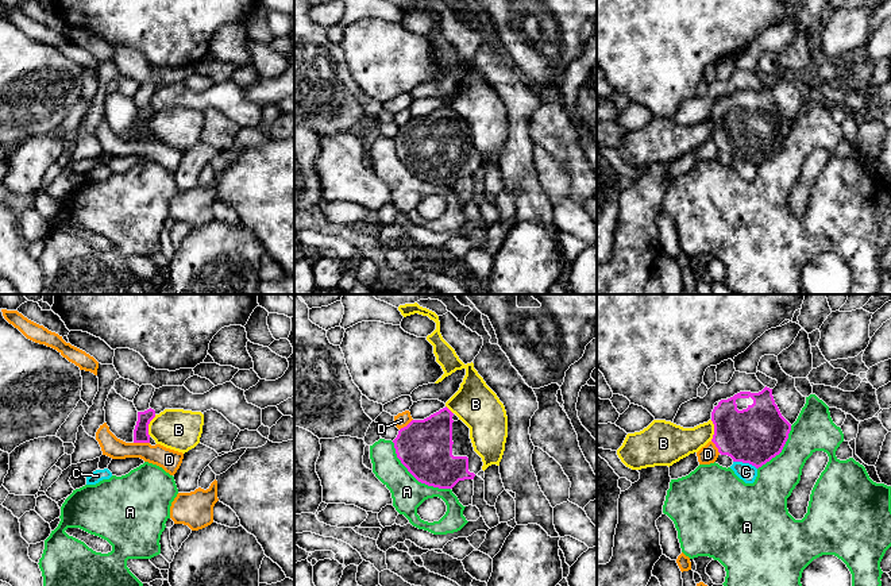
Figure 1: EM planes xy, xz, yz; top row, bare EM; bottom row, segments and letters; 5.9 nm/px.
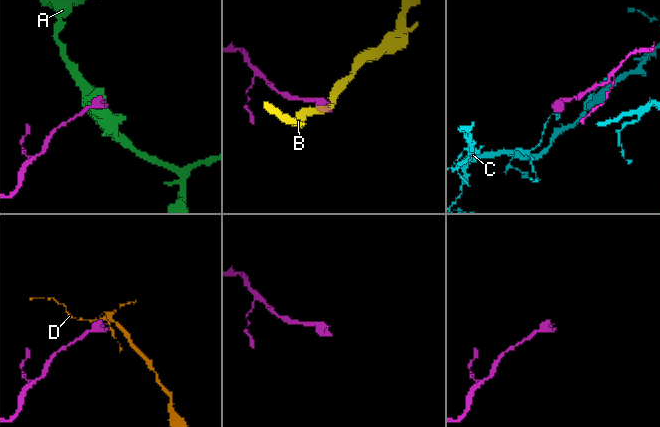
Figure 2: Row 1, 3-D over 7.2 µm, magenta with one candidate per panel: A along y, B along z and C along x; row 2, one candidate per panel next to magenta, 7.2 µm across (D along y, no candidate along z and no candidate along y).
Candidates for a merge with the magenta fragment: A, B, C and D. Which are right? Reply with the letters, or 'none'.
none

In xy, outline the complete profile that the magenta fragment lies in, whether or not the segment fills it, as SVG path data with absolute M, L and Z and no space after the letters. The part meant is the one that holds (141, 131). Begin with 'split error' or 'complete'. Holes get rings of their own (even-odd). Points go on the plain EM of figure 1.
split error; M231 78L212 85L204 92L193 92L185 84L162 84L155 86L150 105L138 109L134 140L150 140L148 122L165 107L192 109L217 108L240 128L256 128L262 123L262 107L248 101L244 88Z

